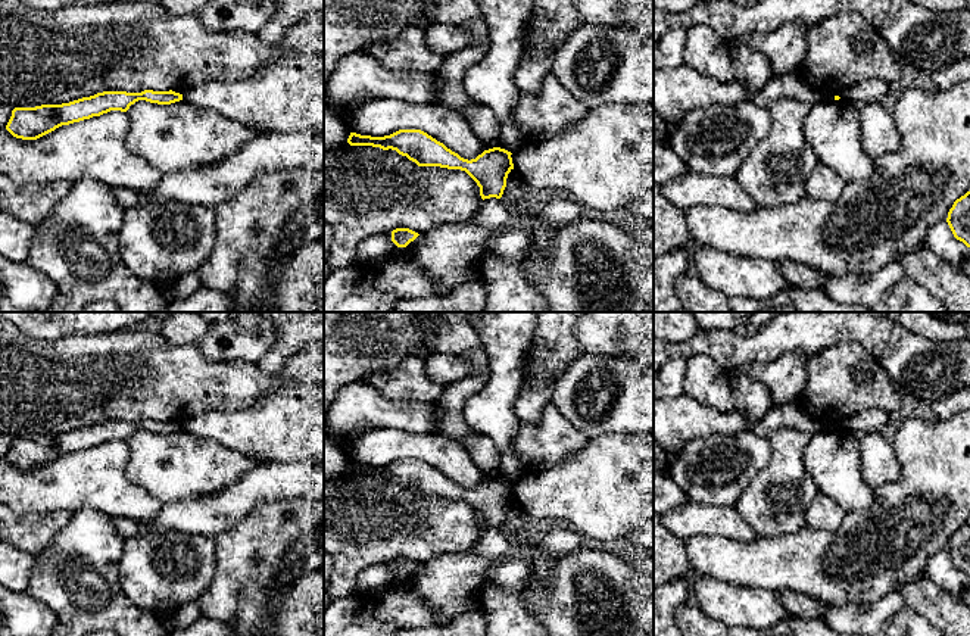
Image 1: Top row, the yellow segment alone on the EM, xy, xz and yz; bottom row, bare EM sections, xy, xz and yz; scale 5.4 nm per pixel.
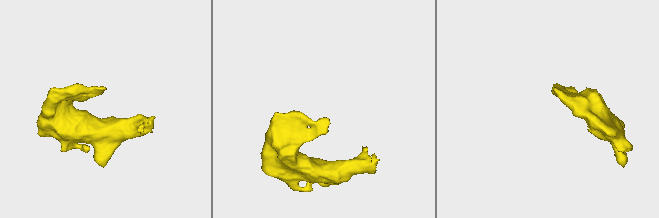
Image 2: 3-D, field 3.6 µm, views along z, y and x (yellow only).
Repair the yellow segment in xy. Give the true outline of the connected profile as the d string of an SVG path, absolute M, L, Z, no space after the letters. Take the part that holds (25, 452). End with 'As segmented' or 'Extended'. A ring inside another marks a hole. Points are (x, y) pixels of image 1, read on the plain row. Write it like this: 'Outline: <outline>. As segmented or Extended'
Outline: M144 420L141 423L103 421L62 434L41 434L35 437L15 437L6 459L16 468L37 470L62 455L69 455L110 440L127 442L131 434L146 430L171 434L183 430L183 424Z. As segmented

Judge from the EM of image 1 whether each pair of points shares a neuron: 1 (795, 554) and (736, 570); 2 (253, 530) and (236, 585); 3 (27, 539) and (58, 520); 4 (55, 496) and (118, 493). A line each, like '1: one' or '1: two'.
1: one
2: one
3: one
4: one

